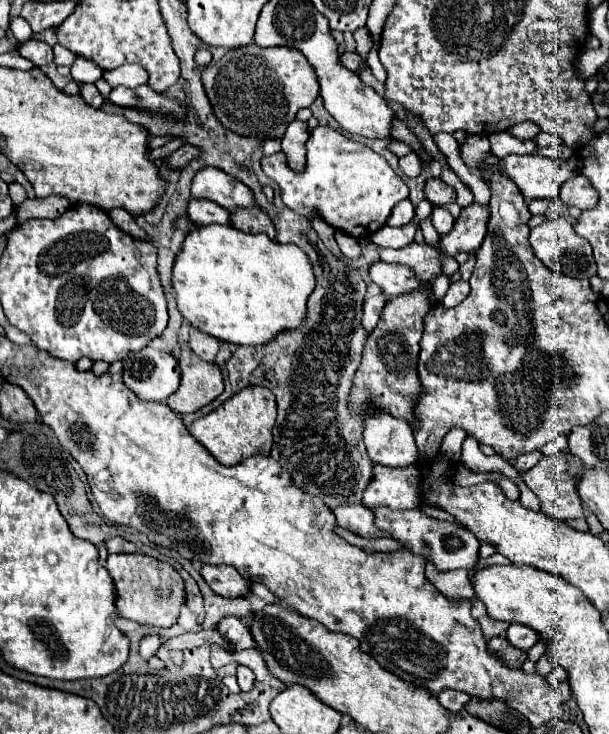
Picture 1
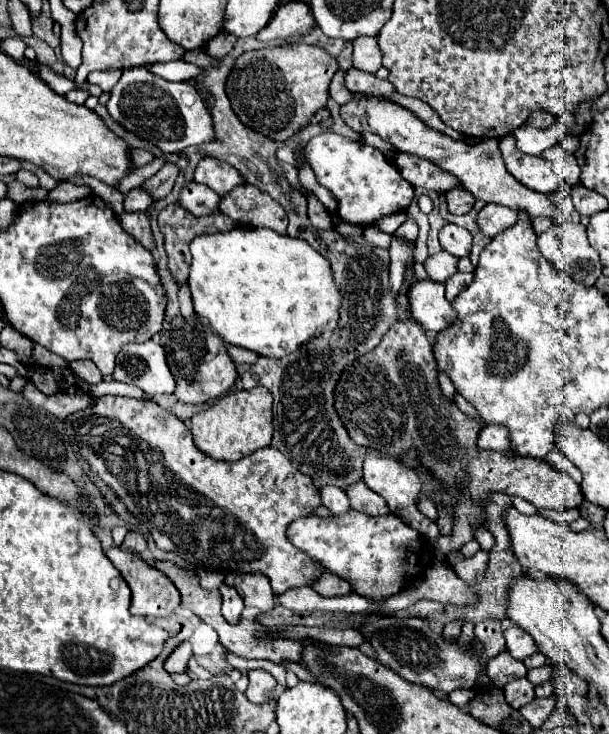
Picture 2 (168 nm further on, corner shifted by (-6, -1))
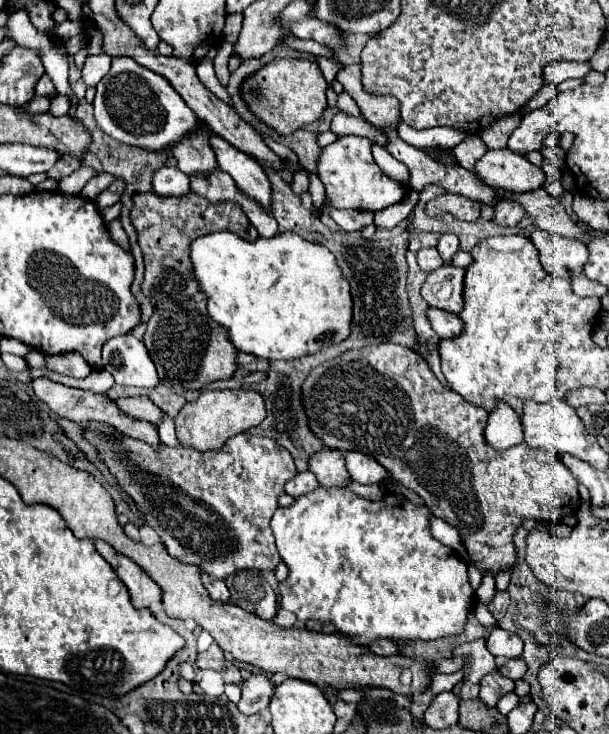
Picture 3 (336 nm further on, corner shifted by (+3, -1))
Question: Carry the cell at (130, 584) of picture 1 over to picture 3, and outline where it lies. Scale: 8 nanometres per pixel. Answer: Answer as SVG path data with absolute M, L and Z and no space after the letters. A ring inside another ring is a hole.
M96 539L94 545L96 545L96 551L112 565L112 569L118 573L122 583L128 587L134 607L138 607L138 609L140 607L150 607L150 603L162 599L160 587L136 563L132 563L124 555L118 555L114 551L114 547L110 547L102 539Z

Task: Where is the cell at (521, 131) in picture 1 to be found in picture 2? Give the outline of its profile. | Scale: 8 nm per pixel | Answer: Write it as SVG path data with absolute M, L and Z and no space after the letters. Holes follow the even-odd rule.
M537 111L535 115L531 115L531 119L527 119L527 125L535 127L535 129L547 129L551 125L551 121L555 121L551 115L547 115L545 111Z

